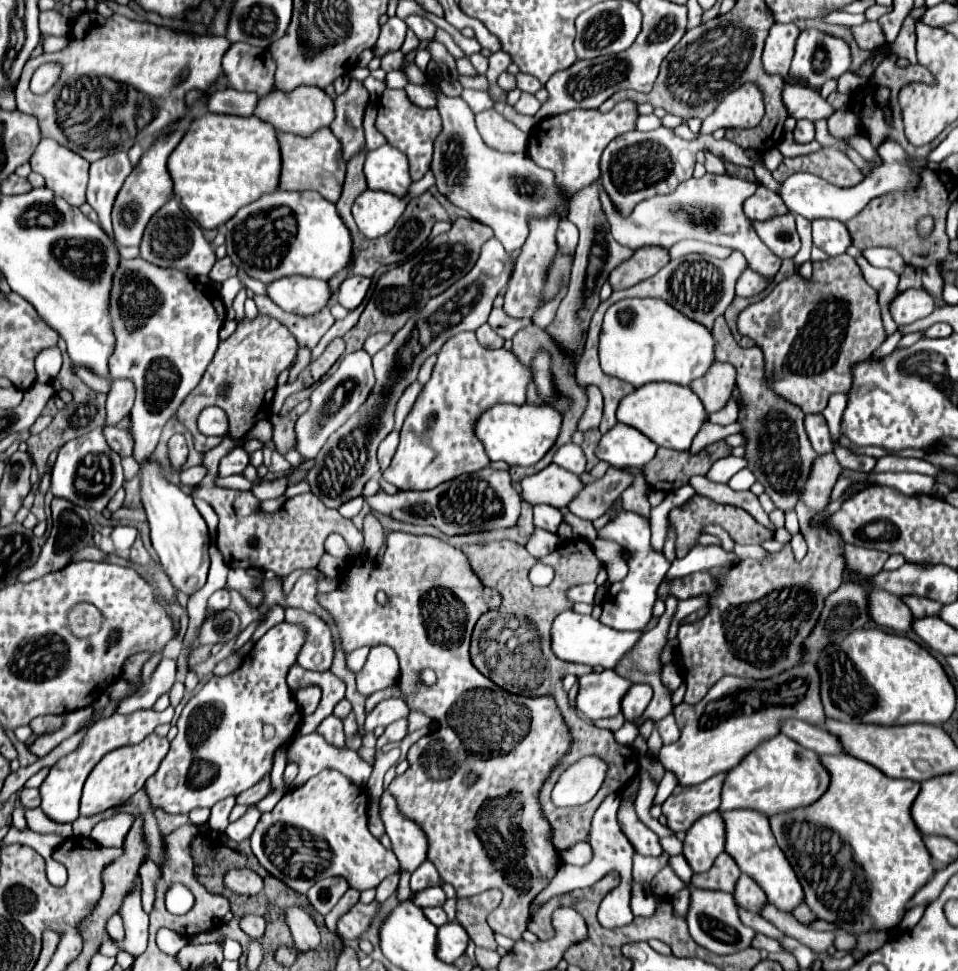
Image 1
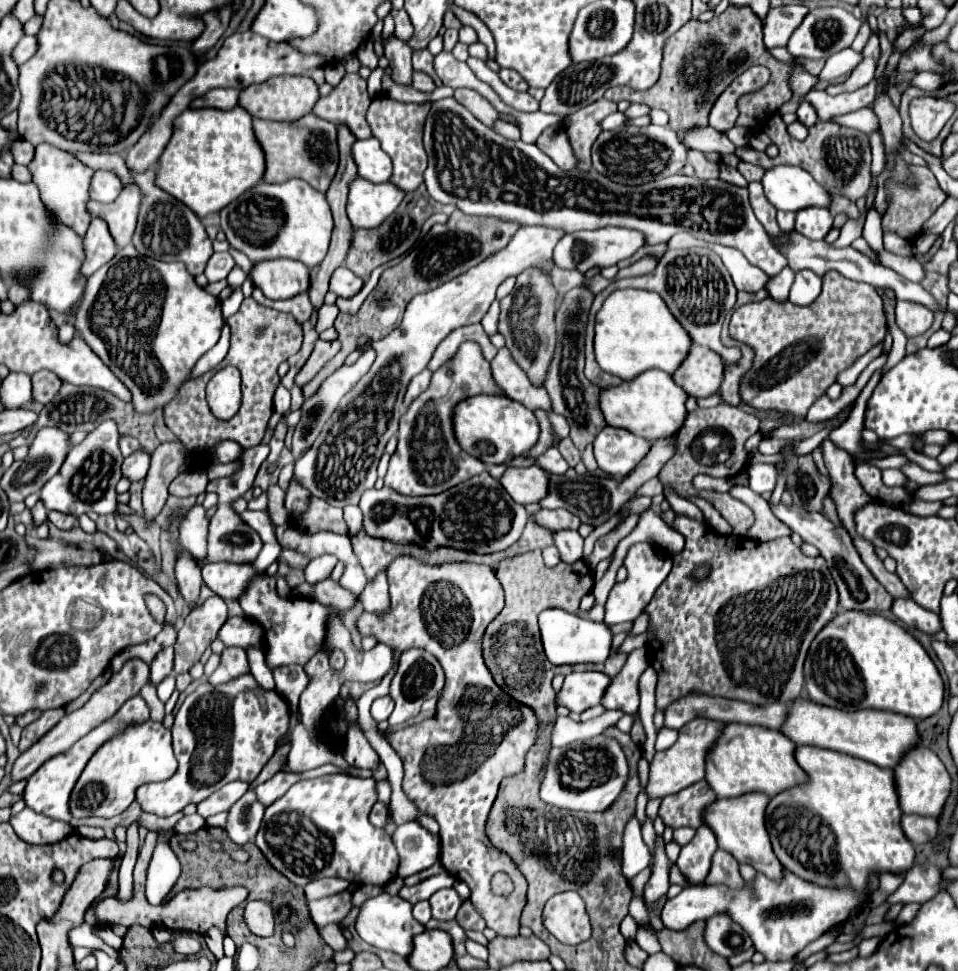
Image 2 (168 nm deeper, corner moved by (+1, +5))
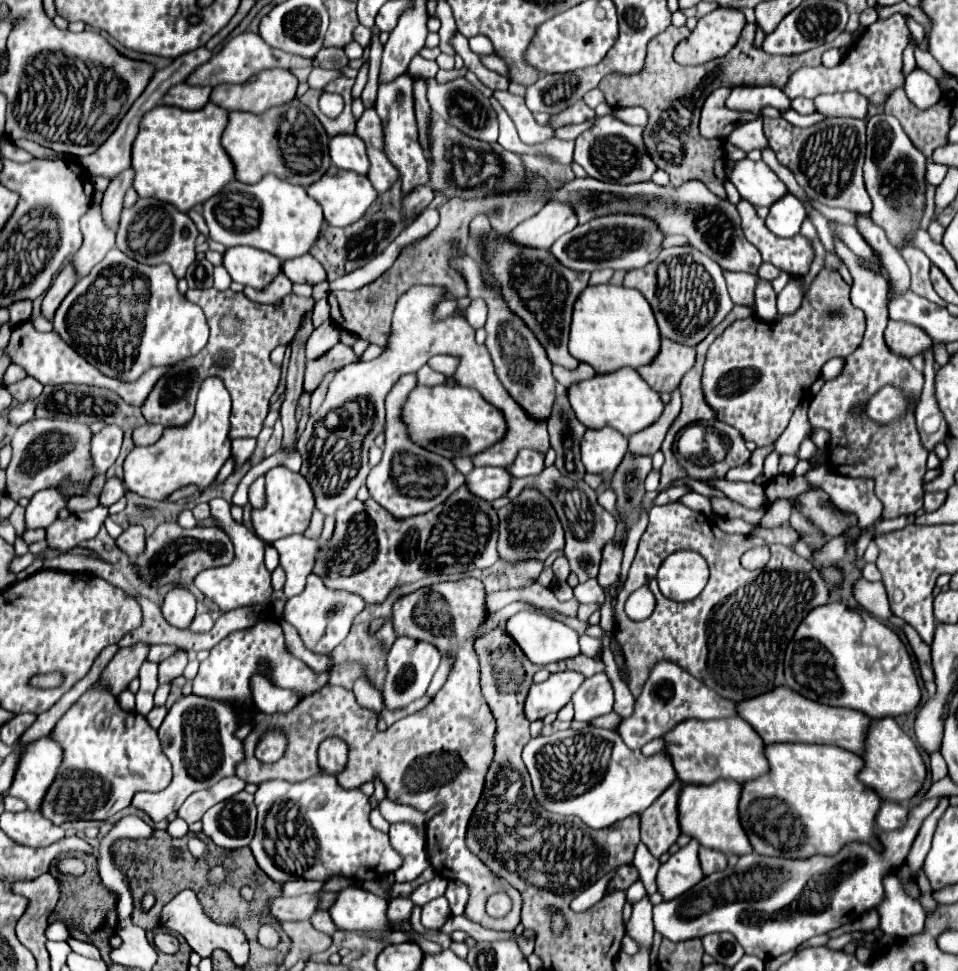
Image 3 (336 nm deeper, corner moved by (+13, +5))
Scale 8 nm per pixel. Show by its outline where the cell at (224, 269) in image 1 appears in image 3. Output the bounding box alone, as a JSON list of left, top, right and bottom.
[186,260,214,290]

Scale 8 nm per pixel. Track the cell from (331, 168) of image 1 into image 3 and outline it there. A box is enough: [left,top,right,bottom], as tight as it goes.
[222,98,328,186]

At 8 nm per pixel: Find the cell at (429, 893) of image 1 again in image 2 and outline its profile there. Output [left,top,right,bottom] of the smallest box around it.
[430,888,462,920]

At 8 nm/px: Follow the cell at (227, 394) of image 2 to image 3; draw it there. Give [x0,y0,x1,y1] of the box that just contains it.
[124,378,230,500]

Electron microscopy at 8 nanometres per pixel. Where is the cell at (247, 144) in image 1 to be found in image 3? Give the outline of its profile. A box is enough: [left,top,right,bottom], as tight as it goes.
[132,104,234,212]

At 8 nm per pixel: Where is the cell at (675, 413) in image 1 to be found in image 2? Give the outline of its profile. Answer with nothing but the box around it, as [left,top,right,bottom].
[600,370,688,442]

